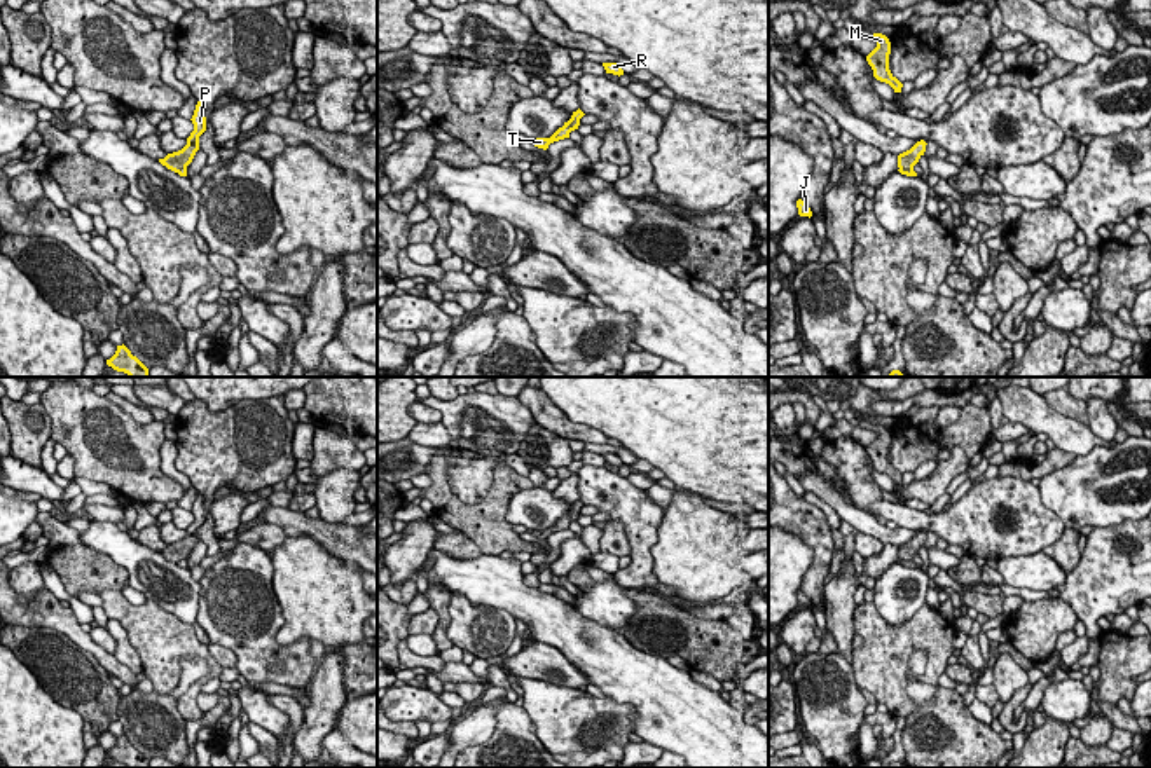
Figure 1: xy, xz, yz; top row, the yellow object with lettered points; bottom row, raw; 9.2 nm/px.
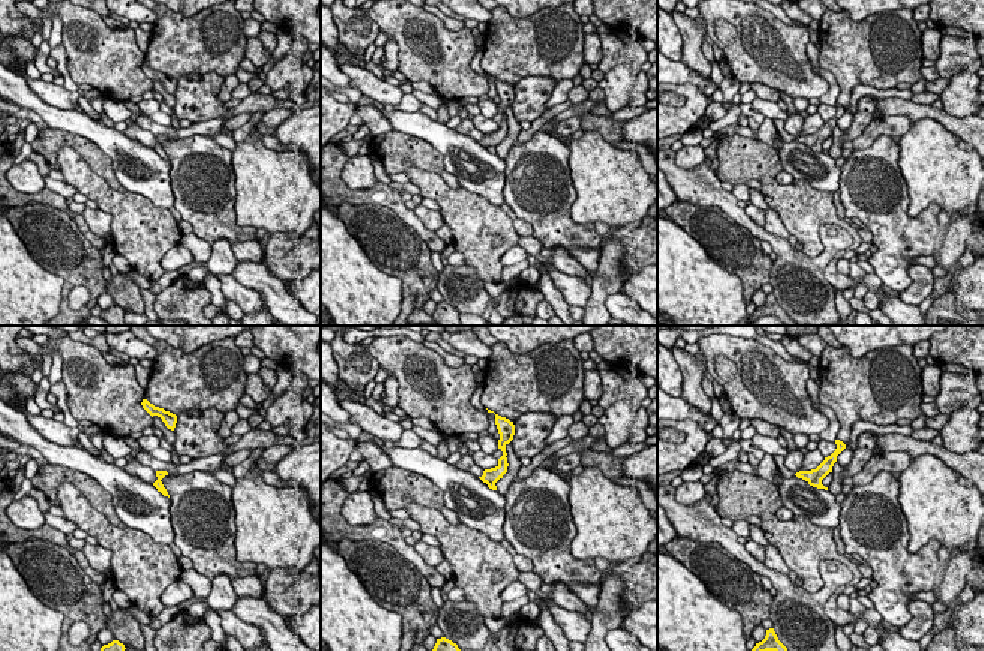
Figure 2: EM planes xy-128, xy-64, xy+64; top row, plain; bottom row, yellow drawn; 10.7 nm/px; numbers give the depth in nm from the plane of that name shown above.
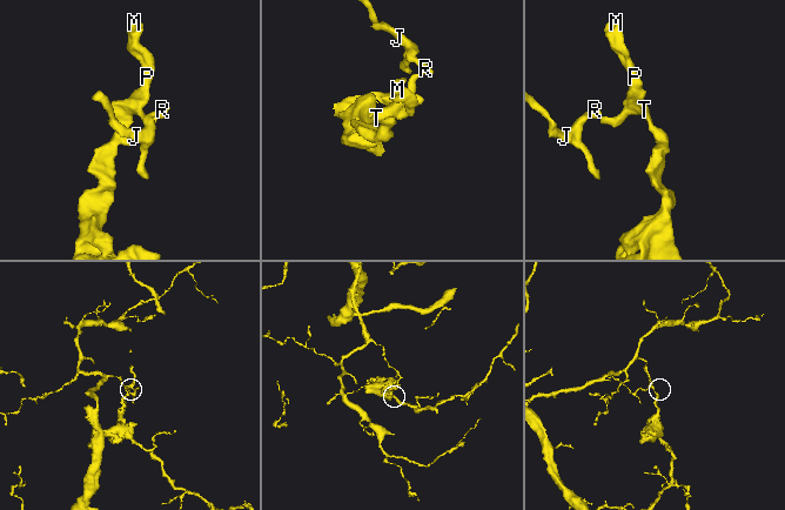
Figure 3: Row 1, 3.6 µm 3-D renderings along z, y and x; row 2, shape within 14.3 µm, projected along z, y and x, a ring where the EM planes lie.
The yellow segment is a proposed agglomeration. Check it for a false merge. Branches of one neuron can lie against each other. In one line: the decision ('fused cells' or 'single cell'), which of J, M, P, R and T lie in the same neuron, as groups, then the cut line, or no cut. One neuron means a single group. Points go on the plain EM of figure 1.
fused cells | J R / M P T | xz (570, 510), (572, 521)

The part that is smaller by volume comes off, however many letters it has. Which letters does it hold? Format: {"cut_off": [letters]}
{"cut_off": ["M", "P", "T"]}

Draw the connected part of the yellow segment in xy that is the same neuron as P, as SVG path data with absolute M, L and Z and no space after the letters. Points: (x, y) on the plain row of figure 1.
M197 492L190 511L194 515L194 522L187 529L187 536L178 543L168 545L164 550L159 550L162 557L175 564L187 559L199 541L199 527L206 522L204 496L201 492Z

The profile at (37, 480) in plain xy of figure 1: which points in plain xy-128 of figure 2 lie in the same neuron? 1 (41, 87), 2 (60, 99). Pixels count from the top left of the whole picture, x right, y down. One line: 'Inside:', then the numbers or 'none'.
Inside: 1, 2

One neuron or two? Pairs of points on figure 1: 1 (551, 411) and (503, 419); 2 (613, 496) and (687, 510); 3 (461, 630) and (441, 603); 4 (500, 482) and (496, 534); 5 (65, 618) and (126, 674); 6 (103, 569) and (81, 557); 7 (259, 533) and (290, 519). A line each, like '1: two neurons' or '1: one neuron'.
1: two neurons
2: two neurons
3: two neurons
4: one neuron
5: one neuron
6: one neuron
7: two neurons

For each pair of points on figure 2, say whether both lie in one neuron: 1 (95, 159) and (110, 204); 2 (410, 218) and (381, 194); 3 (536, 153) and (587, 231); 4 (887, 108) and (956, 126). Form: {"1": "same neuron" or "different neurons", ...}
{"1": "different neurons", "2": "same neuron", "3": "same neuron", "4": "same neuron"}

